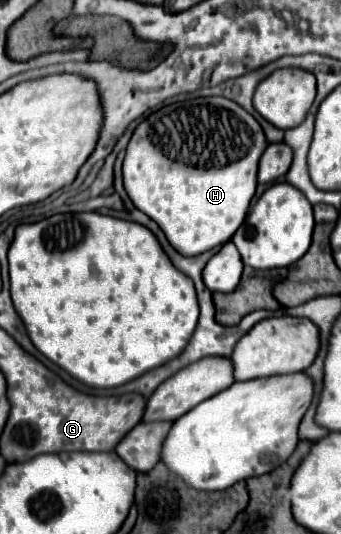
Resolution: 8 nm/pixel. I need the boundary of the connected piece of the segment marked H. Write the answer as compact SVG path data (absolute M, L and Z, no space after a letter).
M197 97L197 99L185 99L185 101L179 101L179 103L171 103L171 105L161 107L159 111L151 113L133 131L133 137L131 137L129 145L127 145L127 155L125 155L125 161L123 161L125 191L131 197L131 201L135 203L135 207L139 211L143 211L145 215L149 215L163 229L165 237L169 239L169 243L177 251L181 251L183 255L199 255L199 253L205 253L205 251L209 251L213 247L219 247L219 245L227 243L233 237L235 229L243 223L243 219L247 215L247 209L249 209L249 203L251 203L251 199L255 195L257 165L259 165L259 157L265 151L265 147L267 147L267 139L263 135L261 125L257 123L257 119L251 113L247 113L241 105L231 101L231 99L225 99L225 97Z

